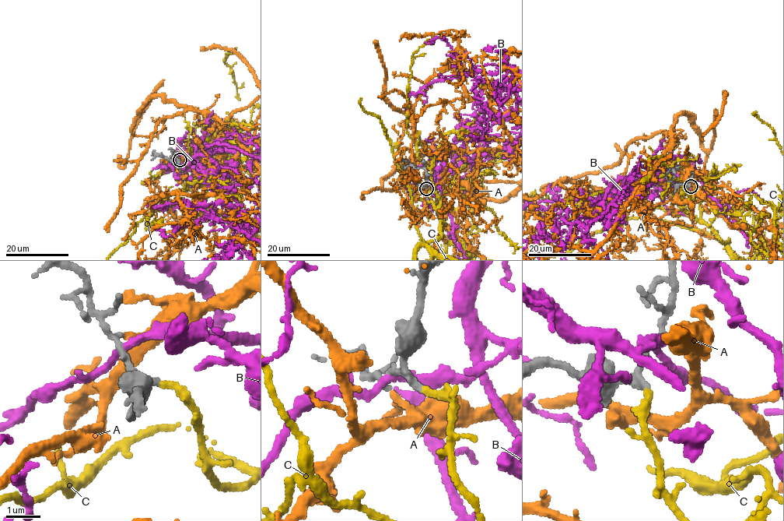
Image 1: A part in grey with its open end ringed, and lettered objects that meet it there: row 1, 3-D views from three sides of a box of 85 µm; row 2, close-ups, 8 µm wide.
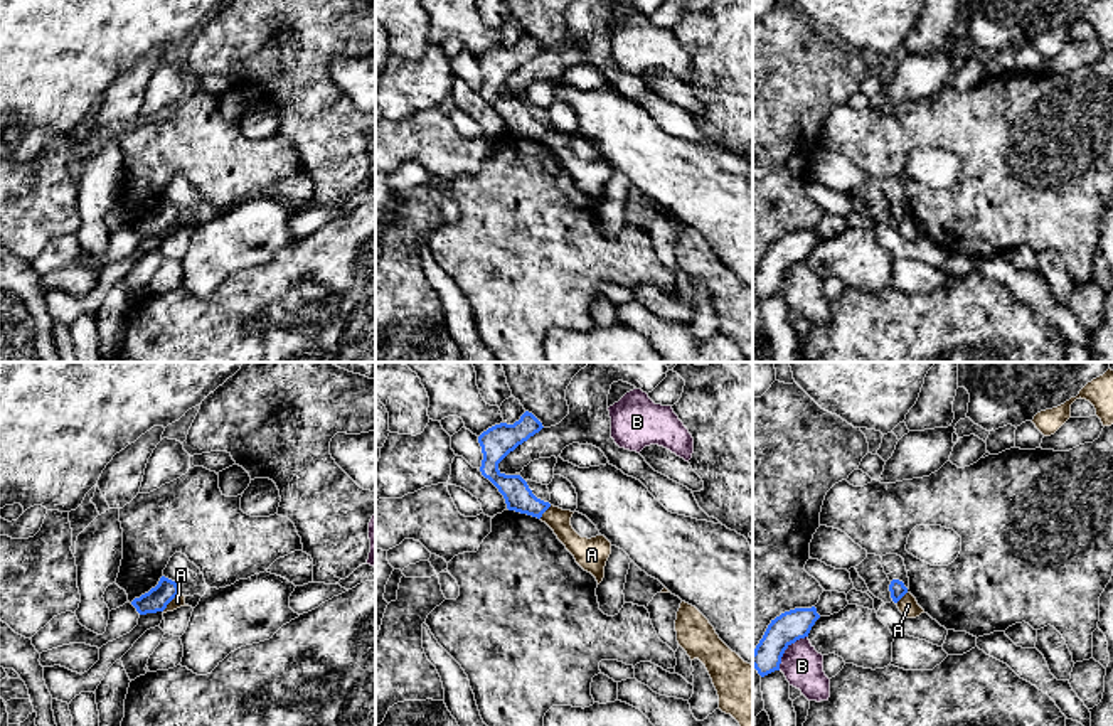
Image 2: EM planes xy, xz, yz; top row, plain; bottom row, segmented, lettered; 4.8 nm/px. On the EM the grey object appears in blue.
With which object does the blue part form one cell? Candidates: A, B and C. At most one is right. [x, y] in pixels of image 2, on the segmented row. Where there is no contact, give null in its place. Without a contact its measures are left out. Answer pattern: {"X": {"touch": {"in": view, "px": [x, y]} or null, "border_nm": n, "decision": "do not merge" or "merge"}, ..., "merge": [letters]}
{"A": {"touch": {"in": "xy", "px": [170, 600]}, "border_nm": 120, "decision": "do not merge"}, "B": {"touch": {"in": "yz", "px": [787, 647]}, "border_nm": 220, "decision": "do not merge"}, "C": {"touch": null, "decision": "merge"}, "merge": ["C"]}

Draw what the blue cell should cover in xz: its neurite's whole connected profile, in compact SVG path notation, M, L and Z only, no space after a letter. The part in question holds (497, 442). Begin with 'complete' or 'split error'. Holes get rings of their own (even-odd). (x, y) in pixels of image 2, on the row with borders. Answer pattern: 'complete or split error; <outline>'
complete; M525 411L514 424L500 423L478 436L483 453L482 475L498 488L509 510L537 519L542 517L551 504L537 499L520 475L502 473L498 463L542 428L542 423L532 413Z

